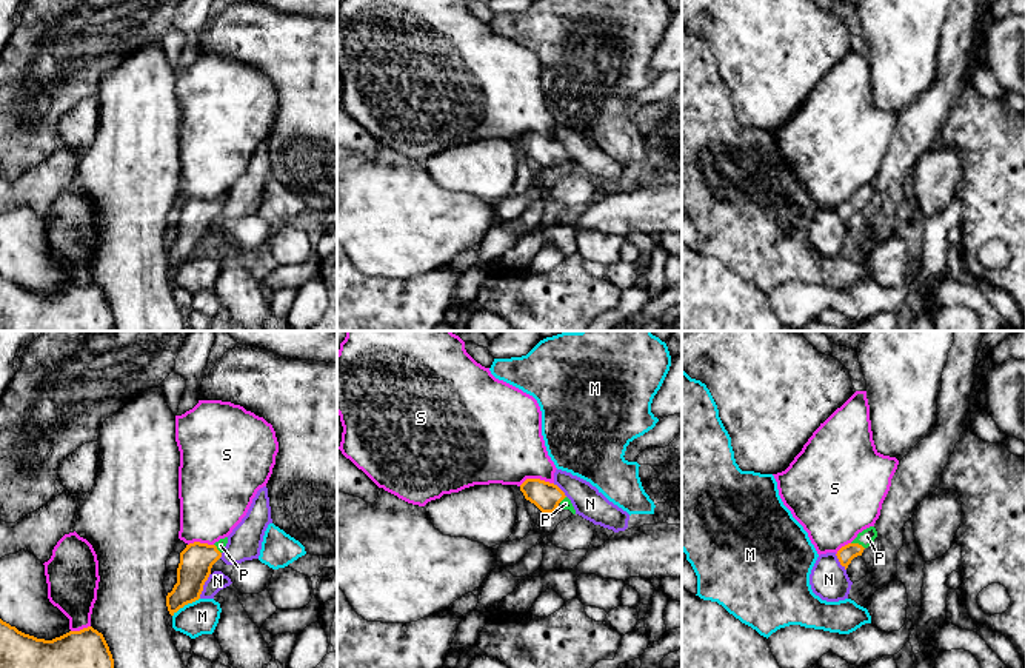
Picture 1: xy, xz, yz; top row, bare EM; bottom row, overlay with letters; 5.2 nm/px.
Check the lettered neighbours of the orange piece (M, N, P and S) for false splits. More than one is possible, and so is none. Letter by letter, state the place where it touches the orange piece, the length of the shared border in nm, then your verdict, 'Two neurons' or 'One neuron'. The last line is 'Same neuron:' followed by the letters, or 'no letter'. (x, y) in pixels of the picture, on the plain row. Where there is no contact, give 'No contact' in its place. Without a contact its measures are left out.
M: Touches orange at xy (185, 259). Shared border 170 nm. Two neurons
N: Touches orange at xy (203, 239). Shared border 150 nm. Two neurons
P: Touches orange at yz (858, 199). Shared border 80 nm. One neuron
S: Touches orange at xz (536, 134). Shared border 180 nm. Two neurons
Same neuron: P

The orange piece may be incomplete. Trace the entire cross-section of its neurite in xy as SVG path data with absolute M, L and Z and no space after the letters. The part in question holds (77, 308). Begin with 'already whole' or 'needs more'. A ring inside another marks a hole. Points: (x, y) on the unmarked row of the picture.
already whole; M0 274L0 331L114 331L114 314L92 282L45 296Z

